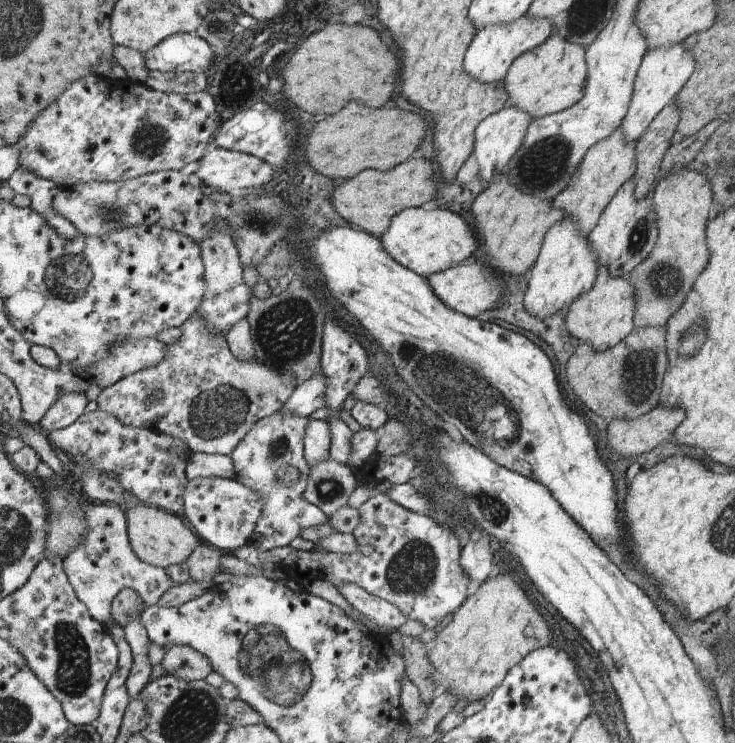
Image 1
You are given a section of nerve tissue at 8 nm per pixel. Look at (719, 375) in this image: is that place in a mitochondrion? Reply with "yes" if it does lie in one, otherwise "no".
no

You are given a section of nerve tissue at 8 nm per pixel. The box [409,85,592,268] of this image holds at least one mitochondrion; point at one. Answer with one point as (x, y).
(544, 164)

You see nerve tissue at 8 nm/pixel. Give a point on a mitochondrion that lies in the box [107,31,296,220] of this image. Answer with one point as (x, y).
(149, 139)

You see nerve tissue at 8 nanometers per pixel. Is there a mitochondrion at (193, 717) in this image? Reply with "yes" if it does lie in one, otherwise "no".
yes

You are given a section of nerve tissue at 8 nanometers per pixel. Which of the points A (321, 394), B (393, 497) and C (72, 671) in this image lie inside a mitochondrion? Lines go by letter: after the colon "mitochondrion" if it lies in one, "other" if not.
A: other
B: other
C: mitochondrion

